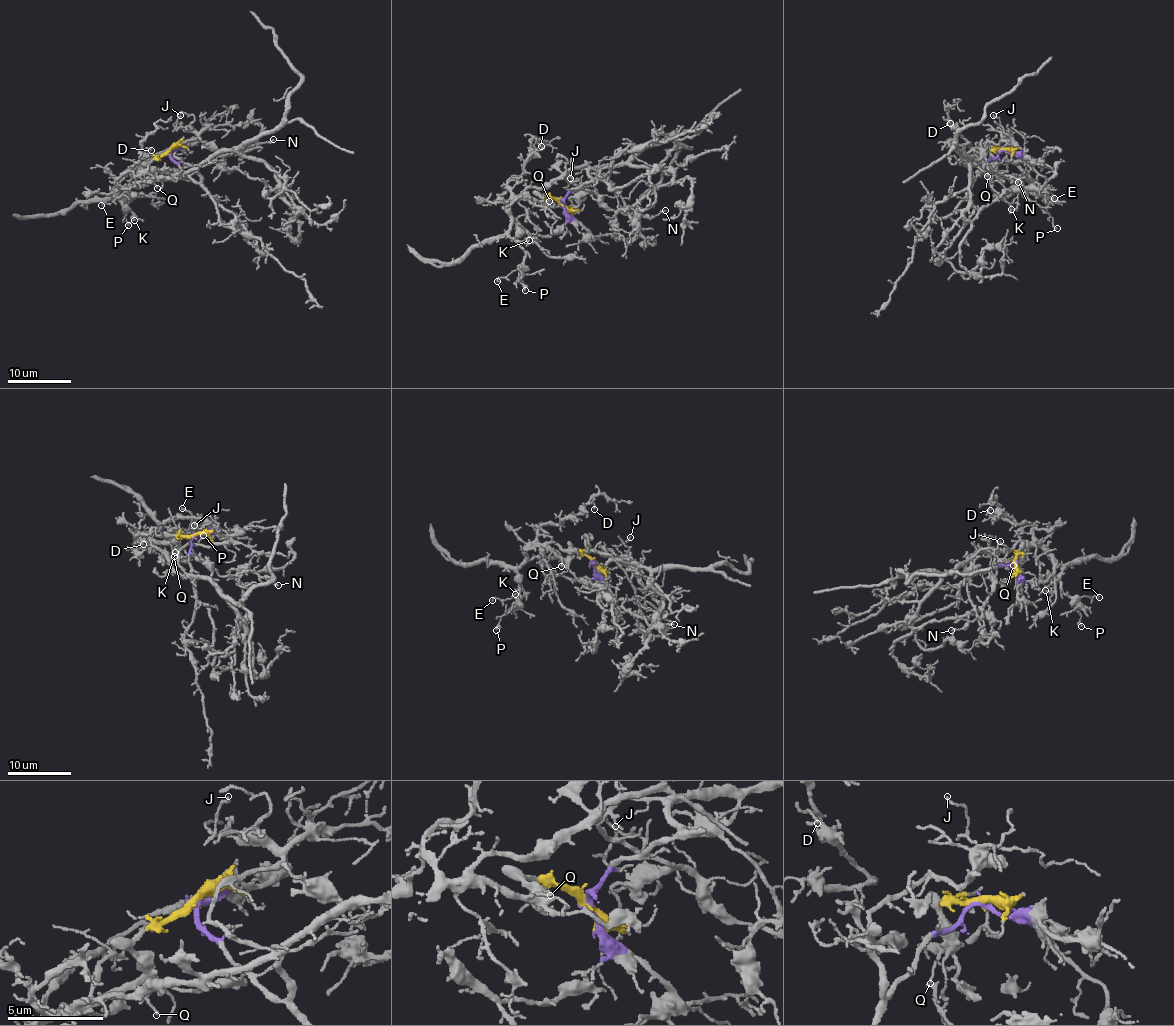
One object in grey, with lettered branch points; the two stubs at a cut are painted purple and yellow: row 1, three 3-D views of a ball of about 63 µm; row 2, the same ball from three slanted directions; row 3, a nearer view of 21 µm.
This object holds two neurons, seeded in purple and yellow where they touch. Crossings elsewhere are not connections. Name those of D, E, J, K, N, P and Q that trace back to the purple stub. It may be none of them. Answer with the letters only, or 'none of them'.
J, N

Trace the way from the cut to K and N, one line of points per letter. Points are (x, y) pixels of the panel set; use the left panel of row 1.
K: (169, 151), (155, 157), (151, 163), (151, 176), (127, 184), (117, 192), (116, 199), (124, 202), (134, 219)
N: (169, 151), (199, 182), (197, 168), (221, 152), (216, 150), (222, 156), (274, 140)

